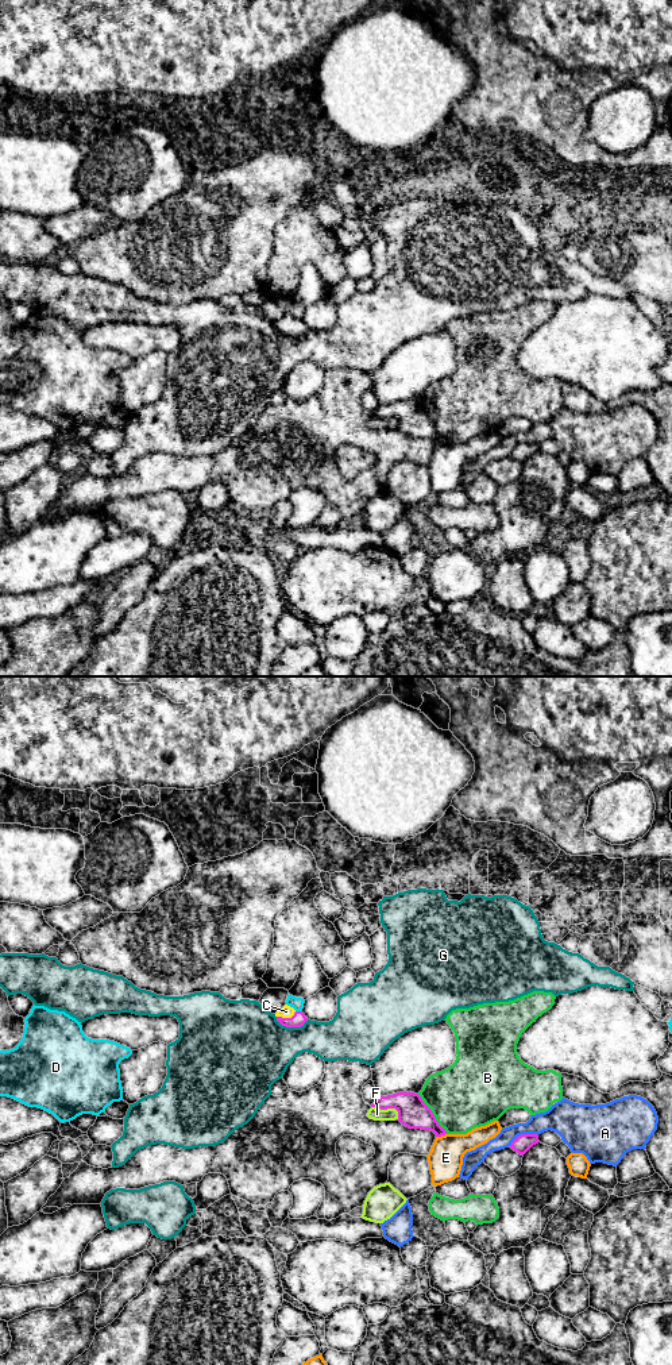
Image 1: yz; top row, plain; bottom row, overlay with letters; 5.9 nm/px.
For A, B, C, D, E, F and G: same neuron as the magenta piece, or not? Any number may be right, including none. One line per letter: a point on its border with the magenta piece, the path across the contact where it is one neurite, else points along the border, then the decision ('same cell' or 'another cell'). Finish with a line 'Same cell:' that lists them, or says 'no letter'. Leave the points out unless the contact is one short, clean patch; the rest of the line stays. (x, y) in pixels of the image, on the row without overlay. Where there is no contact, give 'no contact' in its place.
A: contact yz (522, 443); another cell
B: contact yz (432, 423); another cell
C: contact yz (286, 327); way yz (298, 327), (286, 327), (286, 320); same cell
D: contact yz (298, 320); another cell
E: contact yz (440, 444); another cell
F: contact yz (387, 416); another cell
G: contact yz (292, 335); another cell
Same cell: C

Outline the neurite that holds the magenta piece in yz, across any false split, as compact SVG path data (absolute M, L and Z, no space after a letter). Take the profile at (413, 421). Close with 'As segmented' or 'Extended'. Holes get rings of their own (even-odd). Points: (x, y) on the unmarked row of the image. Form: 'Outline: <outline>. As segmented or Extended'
Outline: M403 400L381 405L371 416L381 419L395 417L398 420L397 429L409 437L430 439L436 446L447 443L445 437L439 433L432 419L424 412L418 402Z. As segmented

